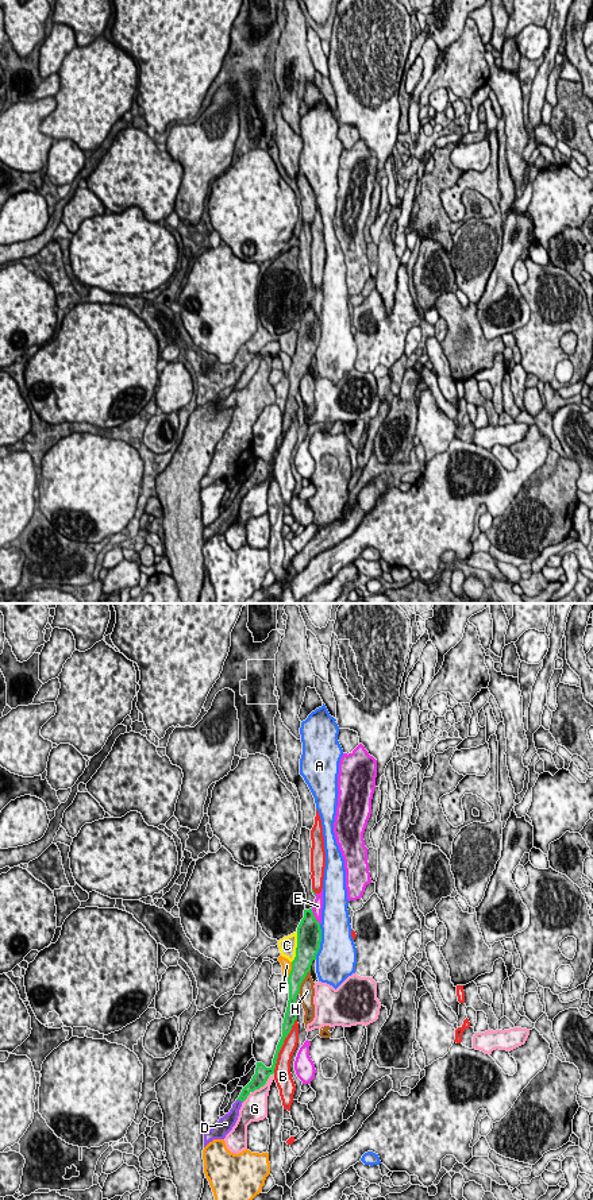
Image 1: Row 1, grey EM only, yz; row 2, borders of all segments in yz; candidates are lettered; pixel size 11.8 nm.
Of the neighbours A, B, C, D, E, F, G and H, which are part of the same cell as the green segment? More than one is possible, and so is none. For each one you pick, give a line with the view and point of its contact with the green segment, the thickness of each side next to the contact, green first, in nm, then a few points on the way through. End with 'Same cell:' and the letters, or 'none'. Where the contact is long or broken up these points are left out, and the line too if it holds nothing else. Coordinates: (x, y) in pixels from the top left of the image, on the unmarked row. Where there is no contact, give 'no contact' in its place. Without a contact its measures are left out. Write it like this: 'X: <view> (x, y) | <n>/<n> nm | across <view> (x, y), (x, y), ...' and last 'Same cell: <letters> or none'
D: yz (239, 494) | 130/140 nm | across yz (254, 479), (239, 494), (231, 513)
Same cell: D

